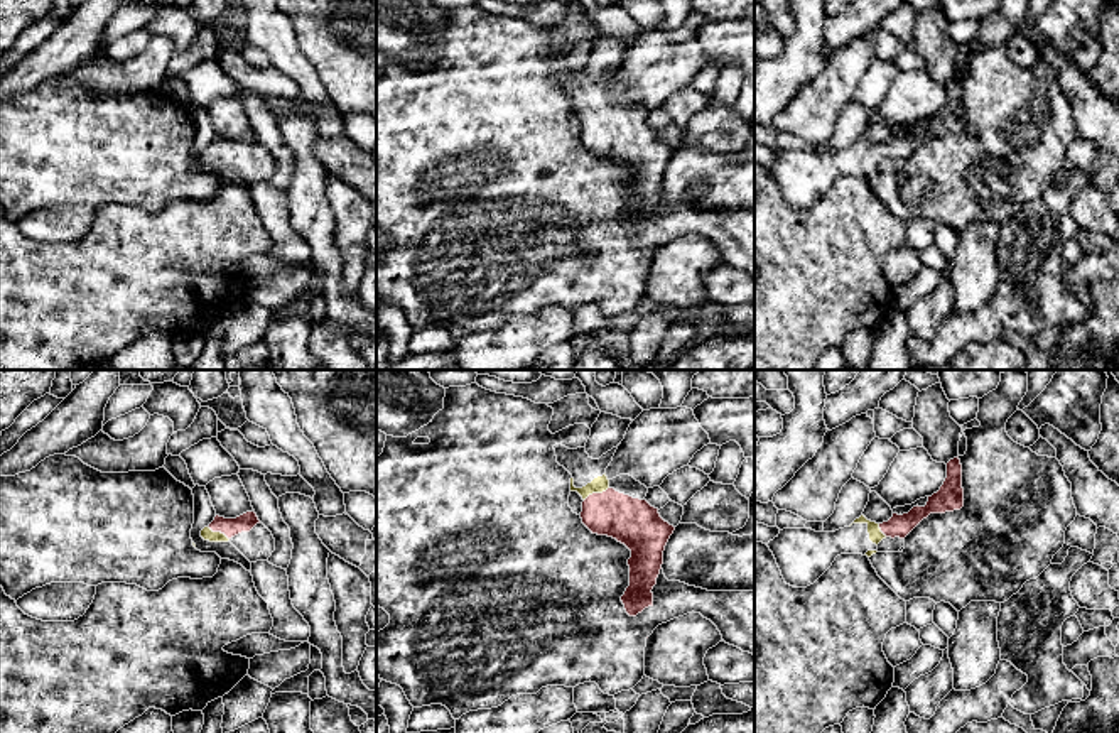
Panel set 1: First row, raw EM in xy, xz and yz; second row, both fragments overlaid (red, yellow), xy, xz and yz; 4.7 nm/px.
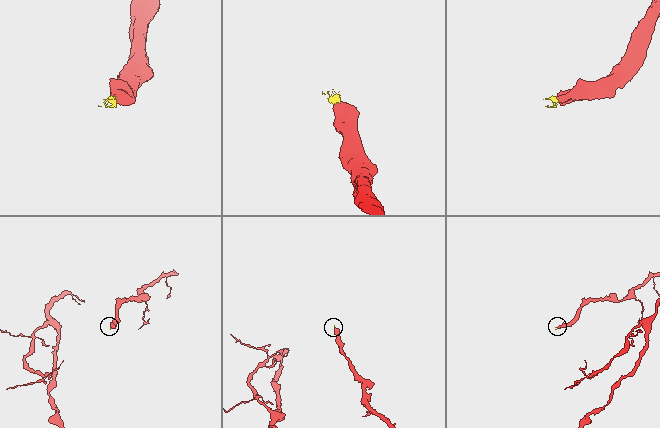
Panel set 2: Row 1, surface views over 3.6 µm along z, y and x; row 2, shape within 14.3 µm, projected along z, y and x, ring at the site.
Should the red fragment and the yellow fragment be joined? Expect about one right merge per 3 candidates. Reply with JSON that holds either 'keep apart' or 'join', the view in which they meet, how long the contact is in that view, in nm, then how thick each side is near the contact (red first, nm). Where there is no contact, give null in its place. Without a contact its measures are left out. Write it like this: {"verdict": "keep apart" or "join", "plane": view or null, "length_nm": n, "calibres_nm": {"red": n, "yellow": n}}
{"verdict": "join", "plane": "xz", "length_nm": 140, "calibres_nm": {"red": 220, "yellow": 80}}

